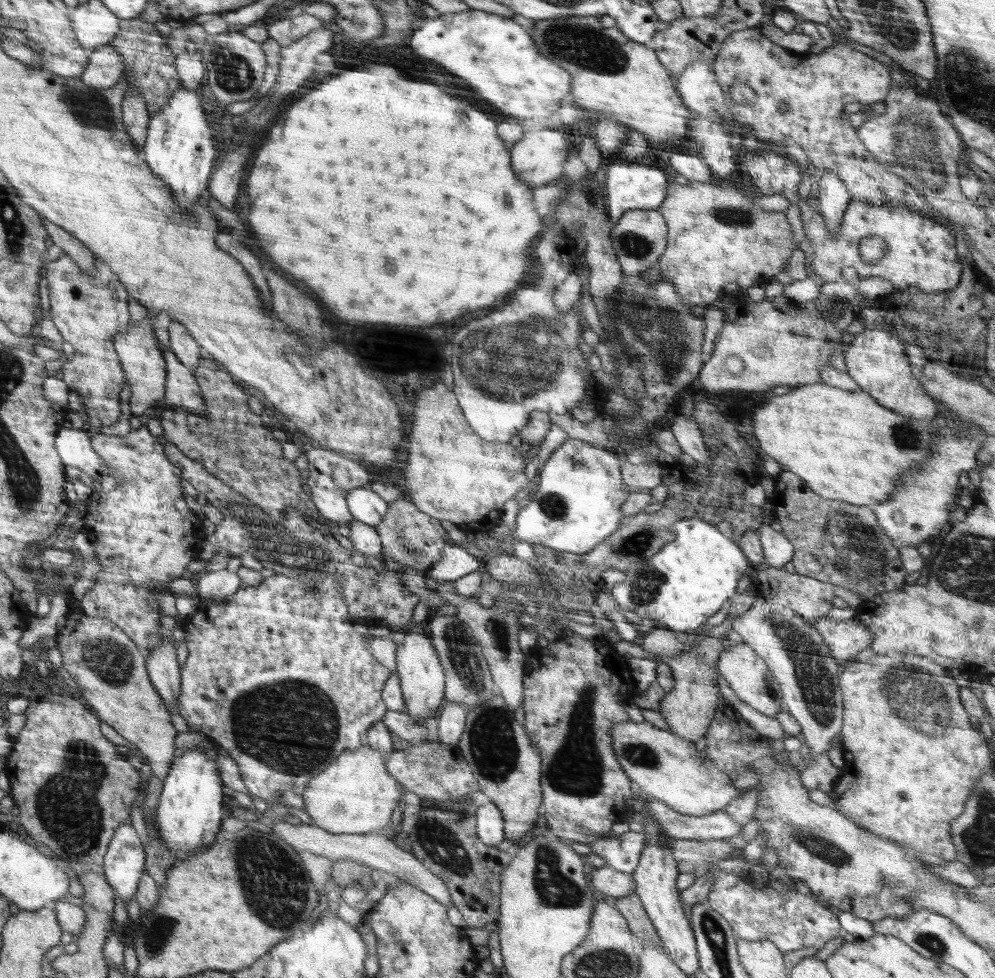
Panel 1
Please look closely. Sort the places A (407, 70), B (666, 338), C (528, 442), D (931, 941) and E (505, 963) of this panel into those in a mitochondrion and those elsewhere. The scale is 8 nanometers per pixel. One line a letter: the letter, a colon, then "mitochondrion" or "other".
A: other
B: mitochondrion
C: other
D: mitochondrion
E: other

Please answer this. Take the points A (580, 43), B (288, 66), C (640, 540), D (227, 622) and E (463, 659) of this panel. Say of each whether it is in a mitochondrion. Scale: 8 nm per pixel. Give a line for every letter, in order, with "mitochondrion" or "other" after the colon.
A: mitochondrion
B: other
C: mitochondrion
D: other
E: mitochondrion

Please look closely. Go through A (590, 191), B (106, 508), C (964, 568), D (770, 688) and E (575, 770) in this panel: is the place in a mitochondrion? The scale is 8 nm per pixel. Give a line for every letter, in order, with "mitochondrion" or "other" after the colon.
A: mitochondrion
B: other
C: mitochondrion
D: mitochondrion
E: mitochondrion

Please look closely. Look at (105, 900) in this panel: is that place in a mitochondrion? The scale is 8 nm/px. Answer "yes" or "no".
no

